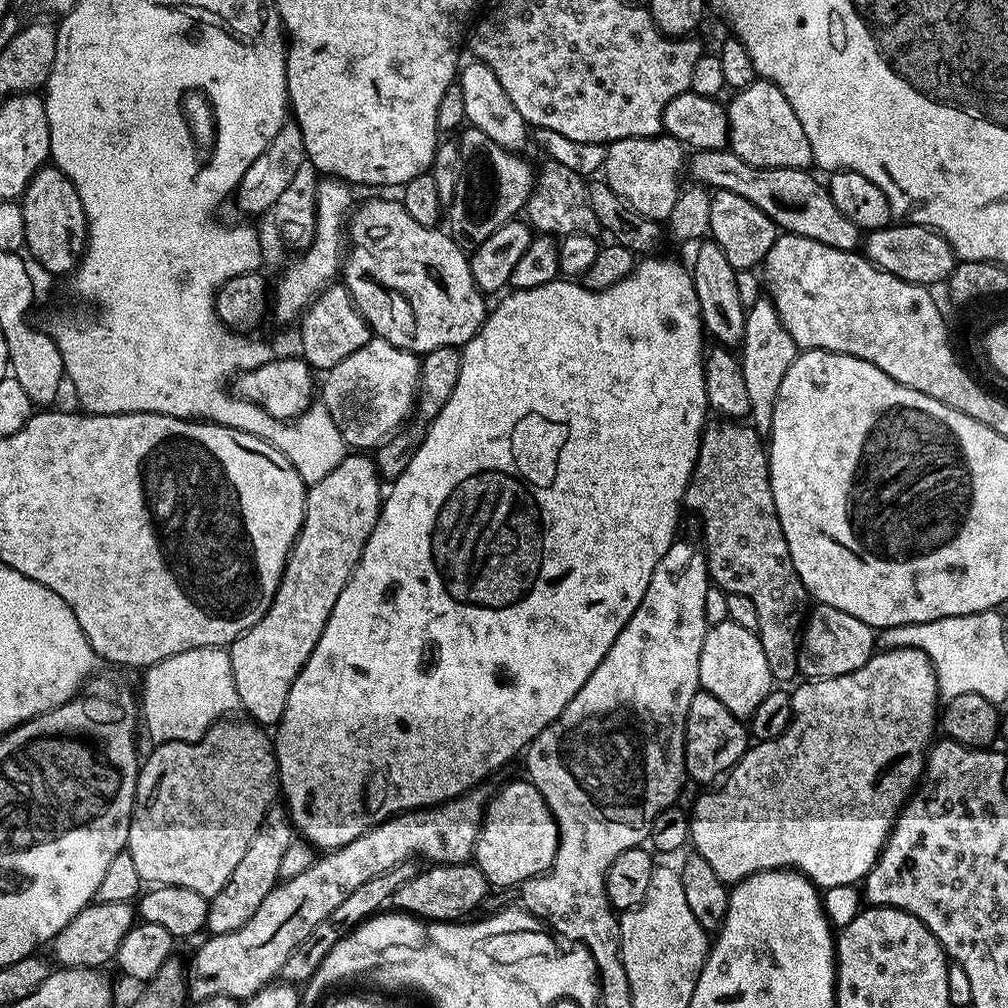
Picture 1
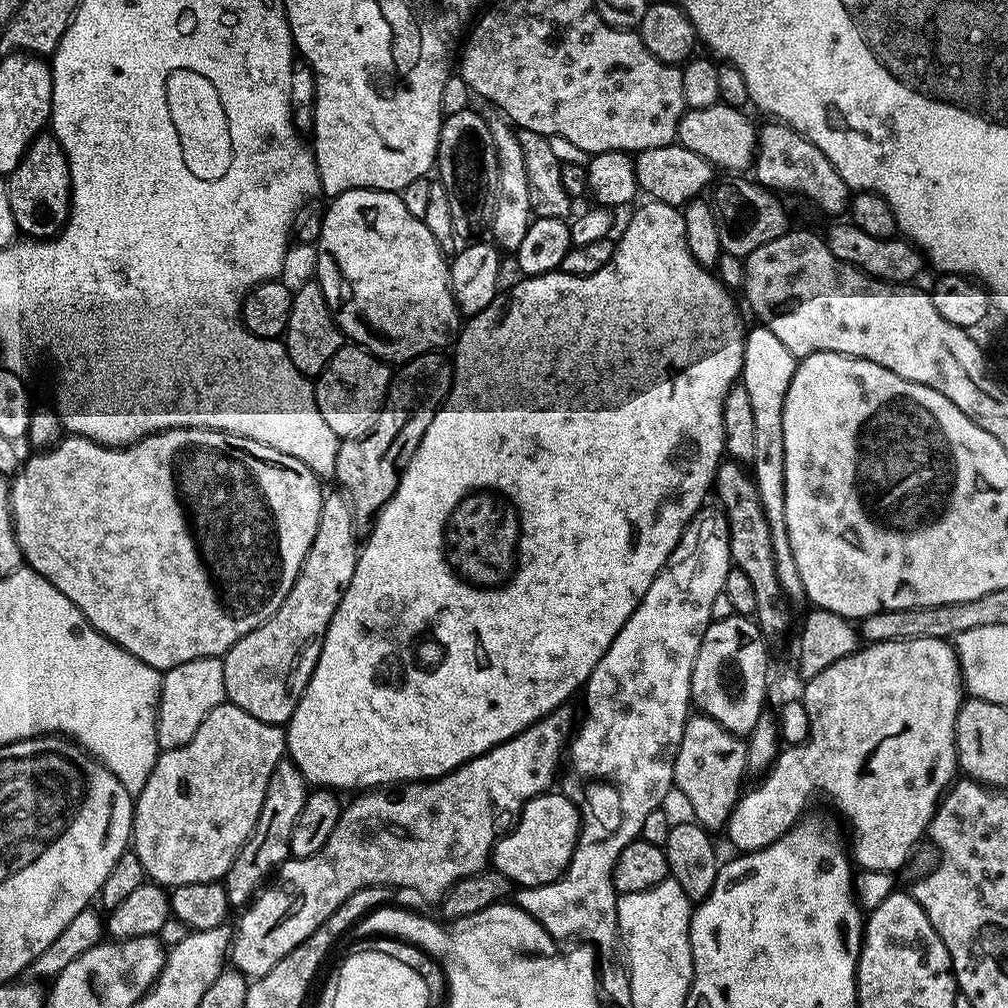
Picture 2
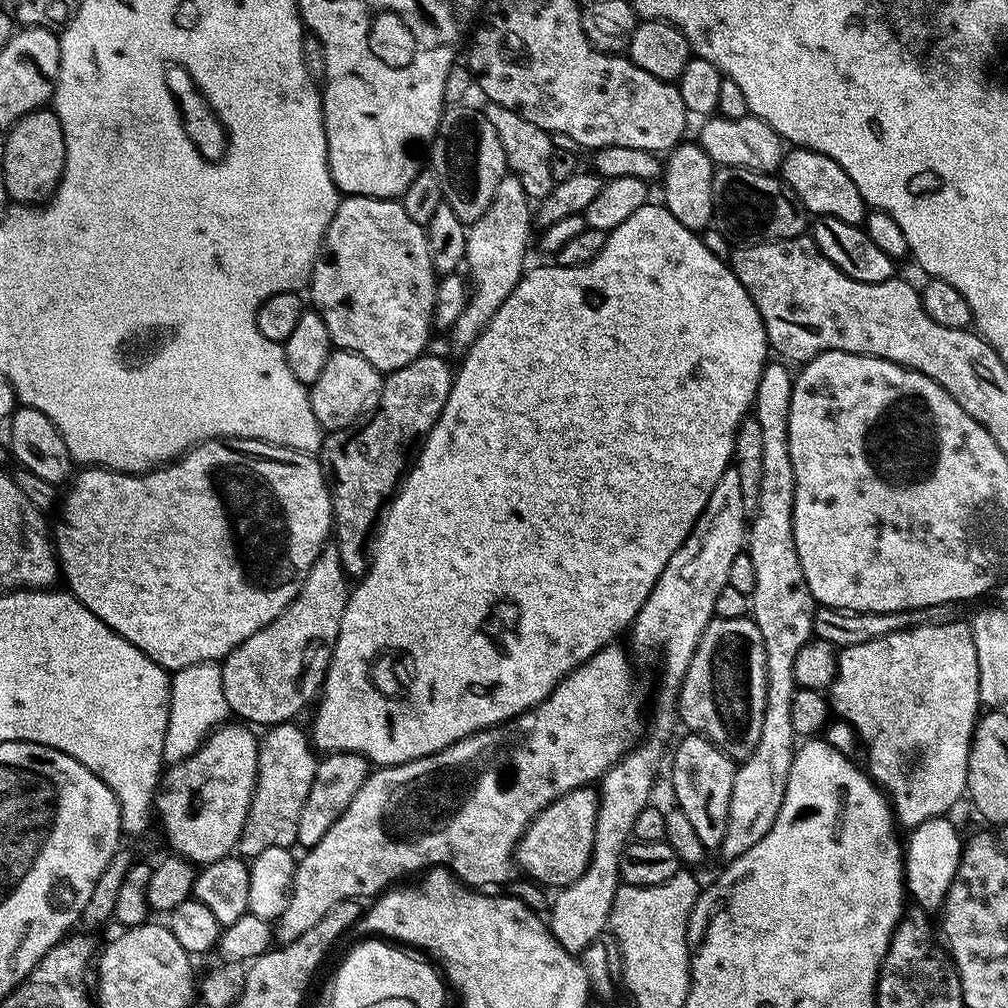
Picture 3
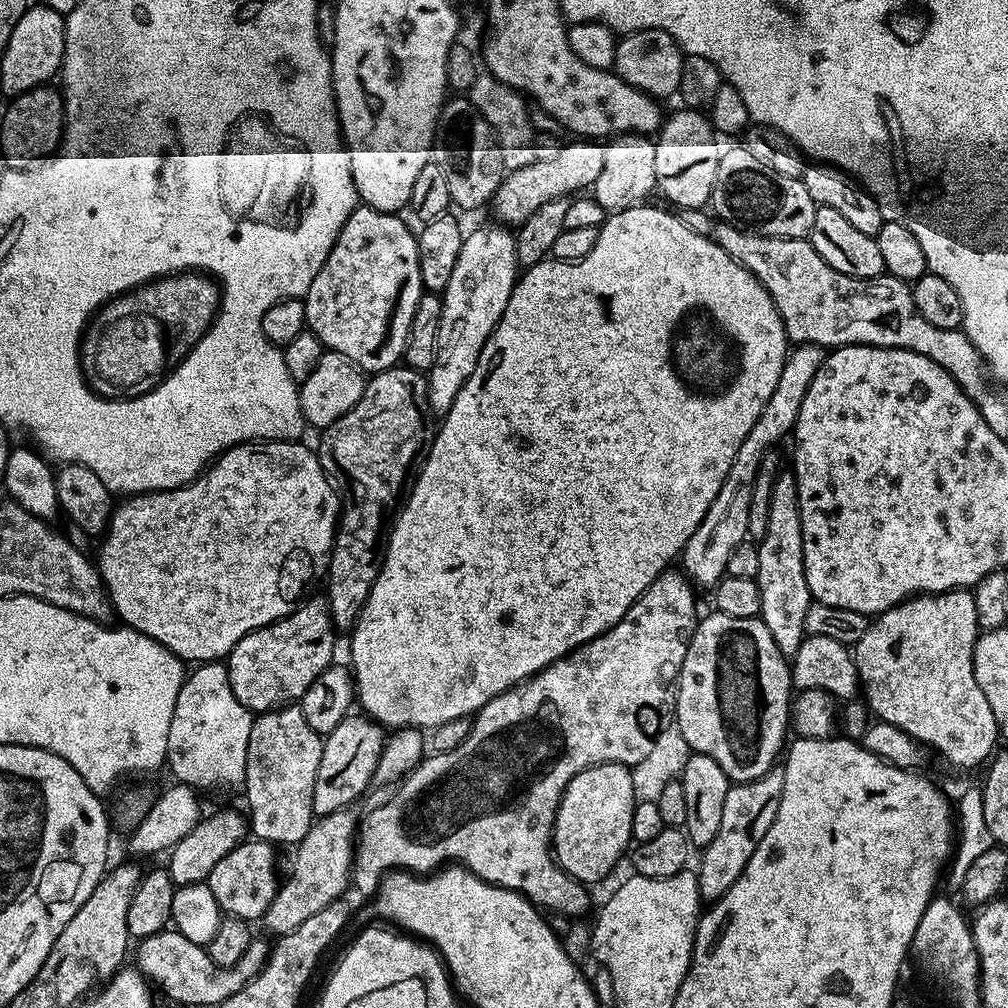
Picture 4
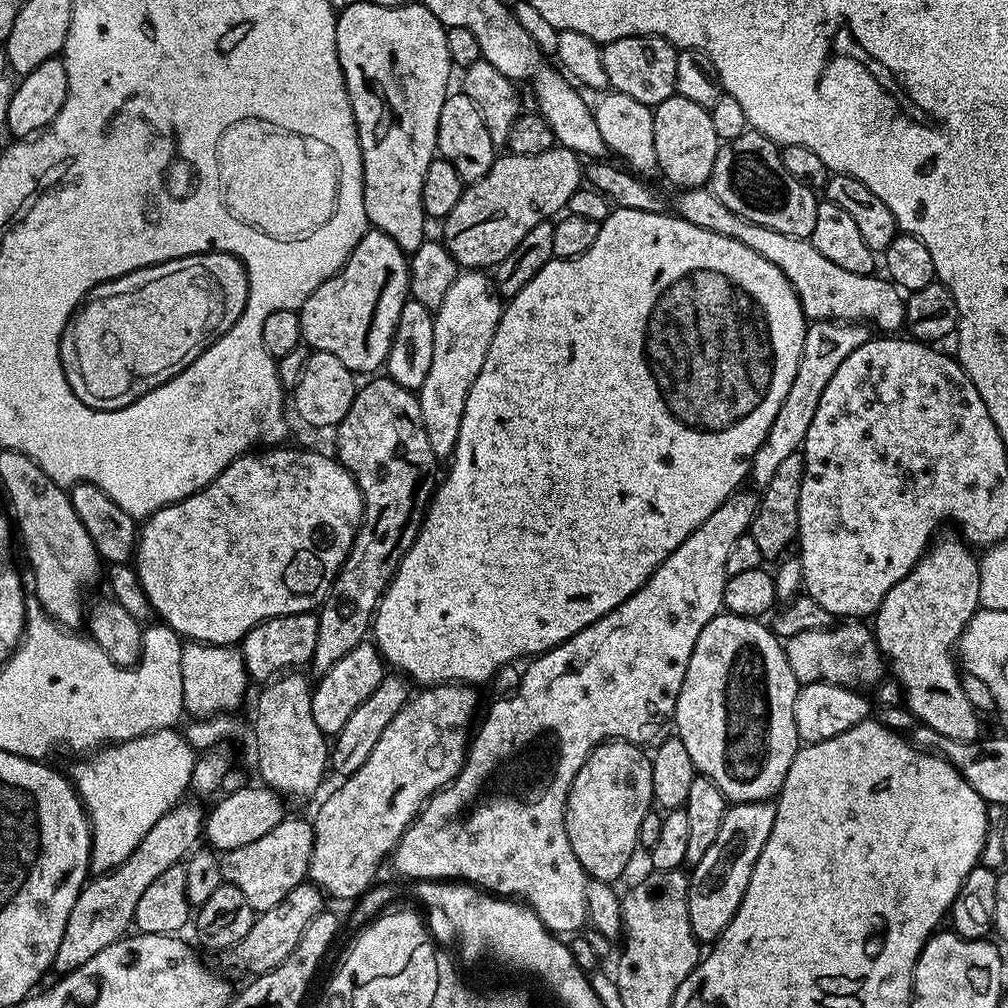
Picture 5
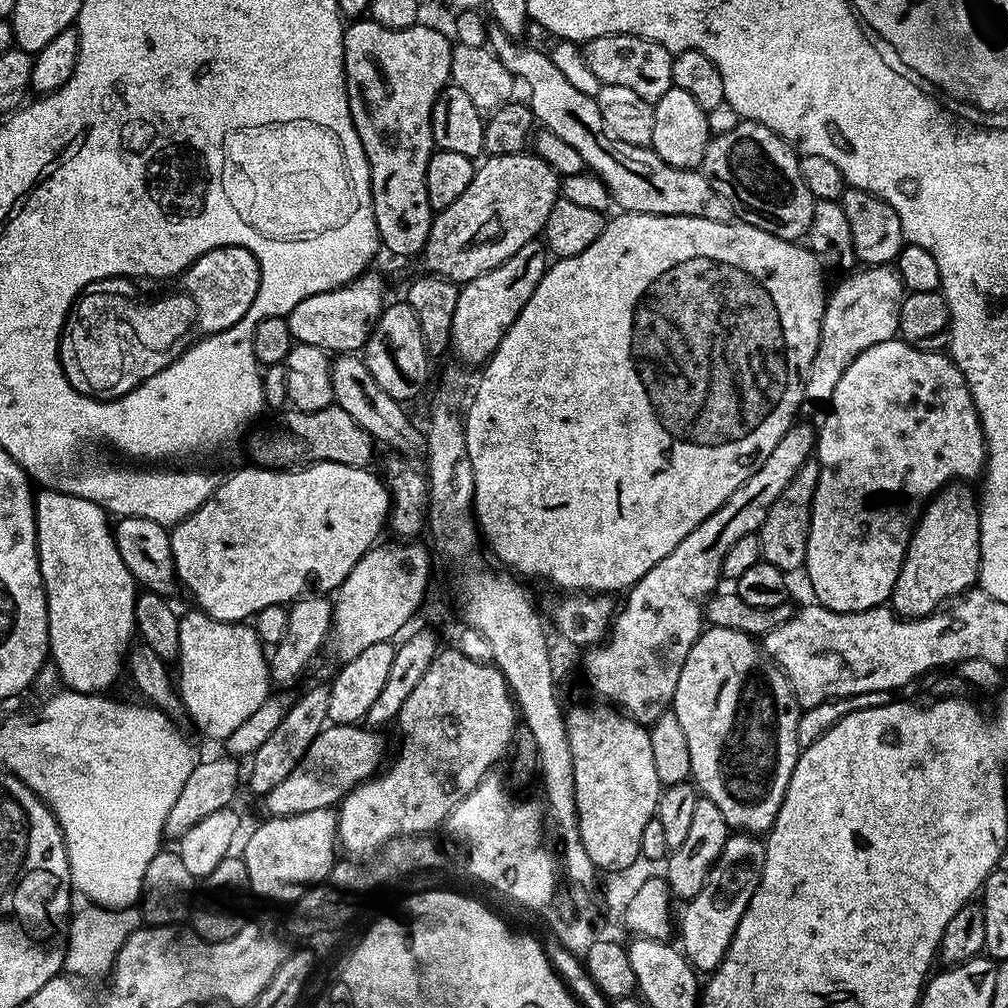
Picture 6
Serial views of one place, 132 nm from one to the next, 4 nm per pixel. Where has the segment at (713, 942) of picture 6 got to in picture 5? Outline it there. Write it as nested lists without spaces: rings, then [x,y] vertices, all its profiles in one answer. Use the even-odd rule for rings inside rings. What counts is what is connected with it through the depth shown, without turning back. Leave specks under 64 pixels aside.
[[[772,800],[732,804],[725,810],[718,838],[714,838],[702,862],[694,865],[688,876],[688,913],[697,941],[714,942],[730,926],[746,894],[746,886],[750,886],[750,874],[754,874],[758,854],[762,854],[766,838],[774,830],[775,817],[776,805]]]

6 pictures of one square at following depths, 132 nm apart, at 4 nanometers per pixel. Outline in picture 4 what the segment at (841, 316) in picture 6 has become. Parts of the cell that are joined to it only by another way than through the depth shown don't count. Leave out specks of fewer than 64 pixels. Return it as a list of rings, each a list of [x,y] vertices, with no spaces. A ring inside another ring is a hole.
[[[798,344],[784,360],[778,386],[774,386],[774,394],[770,394],[770,402],[766,402],[762,414],[758,414],[758,422],[750,426],[750,434],[746,434],[742,446],[738,446],[738,454],[734,454],[734,462],[730,462],[730,470],[726,474],[726,482],[722,482],[722,490],[718,490],[718,498],[710,502],[706,518],[702,518],[698,530],[690,534],[684,547],[682,571],[697,589],[715,589],[726,575],[726,562],[730,562],[734,546],[749,539],[750,502],[762,458],[777,447],[776,443],[787,432],[789,435],[795,429],[798,410],[802,410],[802,398],[806,398],[806,390],[810,390],[810,382],[823,366],[825,355],[825,349],[818,344]]]

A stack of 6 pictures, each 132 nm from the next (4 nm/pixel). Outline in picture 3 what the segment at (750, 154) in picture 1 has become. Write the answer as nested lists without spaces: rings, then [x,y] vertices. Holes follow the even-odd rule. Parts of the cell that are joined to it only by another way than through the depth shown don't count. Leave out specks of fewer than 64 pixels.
[[[793,147],[785,151],[778,175],[813,217],[829,216],[860,226],[870,211],[862,194],[858,194],[858,186],[854,186],[850,174],[846,174],[846,170],[842,170],[834,158],[826,158],[826,154],[818,154],[809,148]]]

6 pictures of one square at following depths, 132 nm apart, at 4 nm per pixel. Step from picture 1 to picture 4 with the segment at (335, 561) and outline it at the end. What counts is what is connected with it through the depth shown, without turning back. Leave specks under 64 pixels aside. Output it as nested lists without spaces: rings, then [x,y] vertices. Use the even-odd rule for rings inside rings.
[[[323,595],[305,599],[290,615],[246,634],[226,657],[234,698],[254,714],[299,701],[314,680],[333,663],[336,636],[338,632],[332,627],[332,615]]]

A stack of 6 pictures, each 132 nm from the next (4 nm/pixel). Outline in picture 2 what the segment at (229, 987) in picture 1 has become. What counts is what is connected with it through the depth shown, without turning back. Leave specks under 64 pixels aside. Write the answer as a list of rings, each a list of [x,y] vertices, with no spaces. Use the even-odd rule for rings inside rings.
[[[568,706],[557,708],[550,715],[543,716],[537,724],[494,746],[486,754],[458,766],[450,774],[436,776],[433,780],[385,786],[357,795],[360,797],[341,811],[338,826],[334,826],[334,834],[326,838],[326,846],[322,846],[318,854],[310,854],[310,858],[292,856],[285,860],[276,869],[271,883],[239,913],[240,921],[234,924],[231,967],[249,978],[266,974],[266,970],[278,966],[278,962],[282,962],[294,946],[306,942],[314,930],[321,928],[326,918],[330,918],[330,914],[334,914],[334,910],[338,910],[338,906],[342,906],[354,890],[362,890],[366,886],[389,890],[413,888],[422,899],[440,902],[459,880],[485,871],[496,841],[516,823],[526,802],[549,791],[555,780],[557,783],[561,771],[560,756],[562,760],[574,732],[574,716],[572,720],[570,709]]]

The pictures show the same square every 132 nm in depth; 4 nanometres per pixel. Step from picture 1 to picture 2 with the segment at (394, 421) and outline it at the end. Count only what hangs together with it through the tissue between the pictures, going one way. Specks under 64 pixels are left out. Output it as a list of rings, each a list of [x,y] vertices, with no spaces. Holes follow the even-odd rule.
[[[345,346],[315,377],[316,401],[326,426],[341,438],[358,436],[368,431],[388,394],[389,365],[359,346]]]

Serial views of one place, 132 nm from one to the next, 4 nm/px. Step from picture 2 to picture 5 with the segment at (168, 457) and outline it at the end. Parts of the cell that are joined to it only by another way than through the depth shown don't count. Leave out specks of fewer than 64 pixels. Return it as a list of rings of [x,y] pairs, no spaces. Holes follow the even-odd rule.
[[[268,446],[263,450],[244,453],[234,462],[230,462],[230,466],[226,466],[226,470],[222,470],[222,474],[218,474],[218,478],[214,478],[214,482],[207,484],[201,492],[190,494],[143,521],[134,549],[136,574],[142,584],[142,590],[146,590],[146,598],[150,598],[153,613],[185,641],[236,646],[243,641],[250,629],[263,620],[286,614],[311,612],[319,609],[328,597],[332,580],[338,574],[344,559],[348,557],[348,551],[356,537],[364,509],[364,496],[358,490],[352,475],[331,455],[328,457],[320,452],[303,452],[300,448],[284,447],[288,446]]]

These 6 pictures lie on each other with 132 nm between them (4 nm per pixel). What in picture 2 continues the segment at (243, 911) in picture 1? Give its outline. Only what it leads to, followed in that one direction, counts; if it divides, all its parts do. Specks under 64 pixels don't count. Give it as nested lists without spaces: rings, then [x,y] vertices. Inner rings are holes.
[[[287,758],[276,763],[274,774],[270,774],[270,786],[266,786],[266,799],[262,802],[262,814],[258,814],[258,822],[250,838],[245,842],[244,849],[234,858],[232,869],[228,871],[223,881],[229,905],[233,909],[243,909],[257,895],[261,885],[285,860],[292,856],[290,833],[294,831],[294,822],[298,822],[298,814],[302,814],[302,806],[306,802],[309,791],[310,785],[296,764]]]

